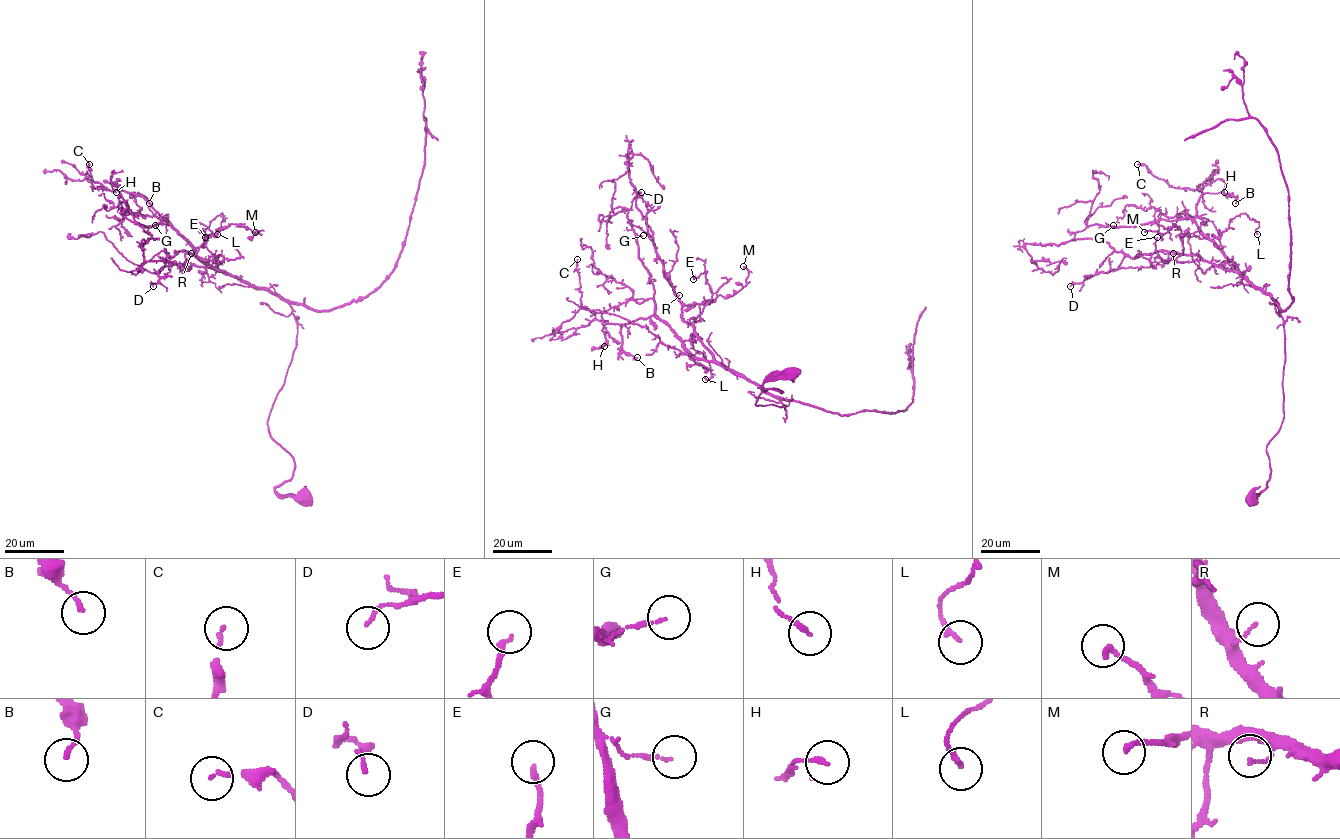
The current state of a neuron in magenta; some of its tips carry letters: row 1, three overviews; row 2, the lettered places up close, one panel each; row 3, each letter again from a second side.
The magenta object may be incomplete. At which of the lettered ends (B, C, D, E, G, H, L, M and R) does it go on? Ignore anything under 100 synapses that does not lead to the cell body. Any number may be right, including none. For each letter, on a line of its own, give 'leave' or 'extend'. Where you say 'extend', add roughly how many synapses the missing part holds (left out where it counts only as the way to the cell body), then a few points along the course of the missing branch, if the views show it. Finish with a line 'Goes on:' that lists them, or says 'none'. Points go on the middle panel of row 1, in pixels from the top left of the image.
B: leave
C: leave
D: leave
E: leave
G: leave
H: leave
L: leave
M: leave
R: leave
Goes on: none

